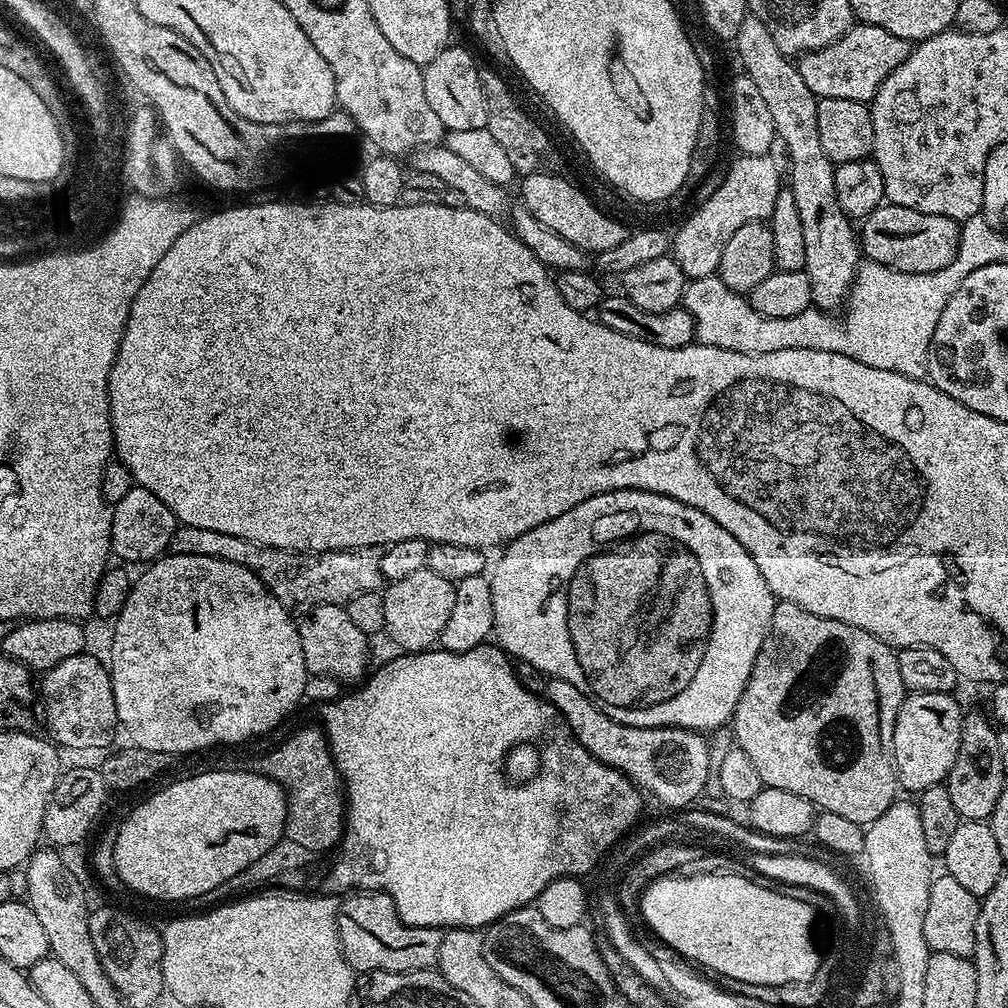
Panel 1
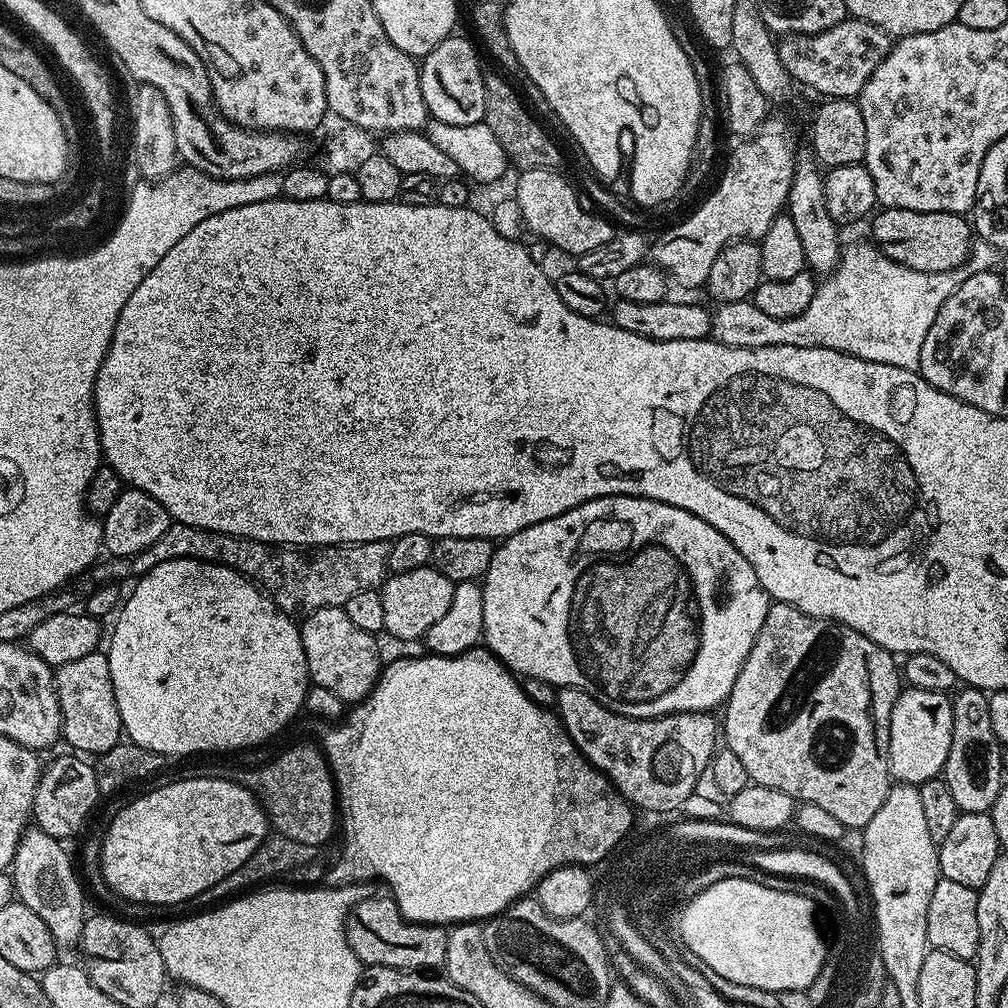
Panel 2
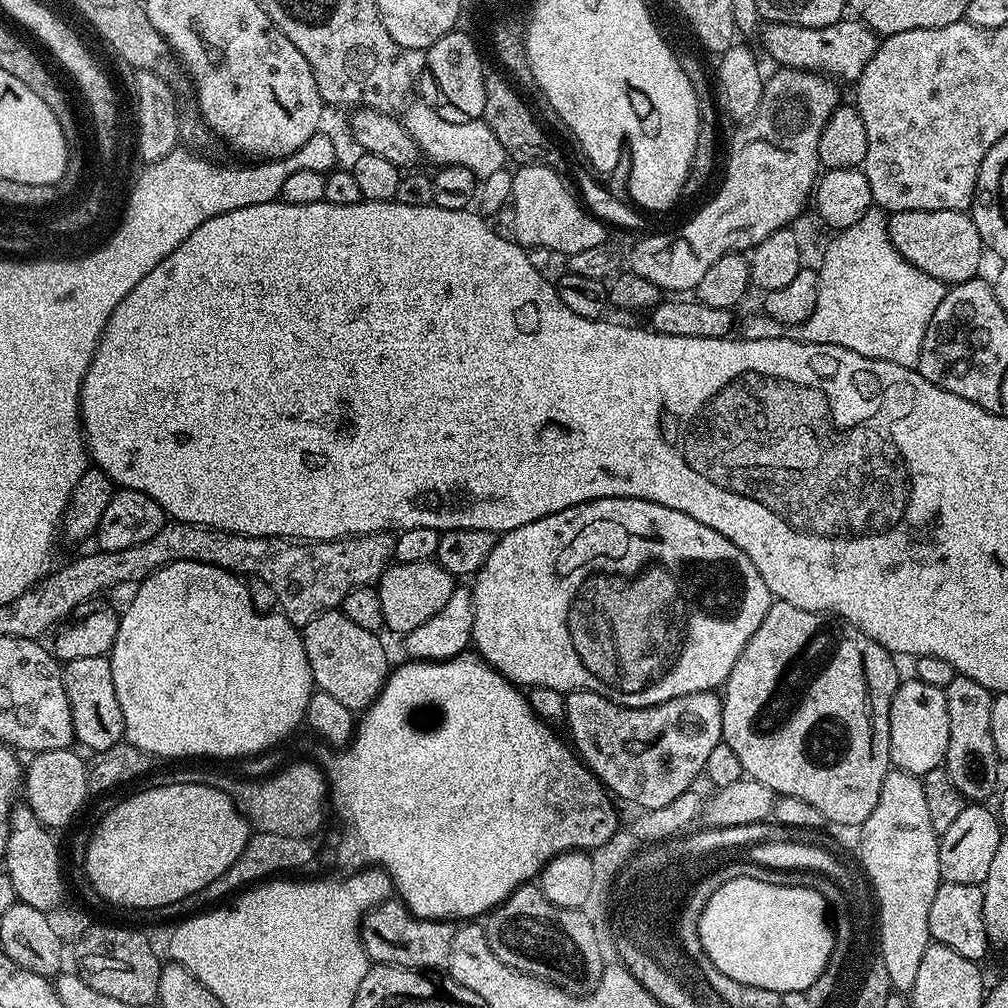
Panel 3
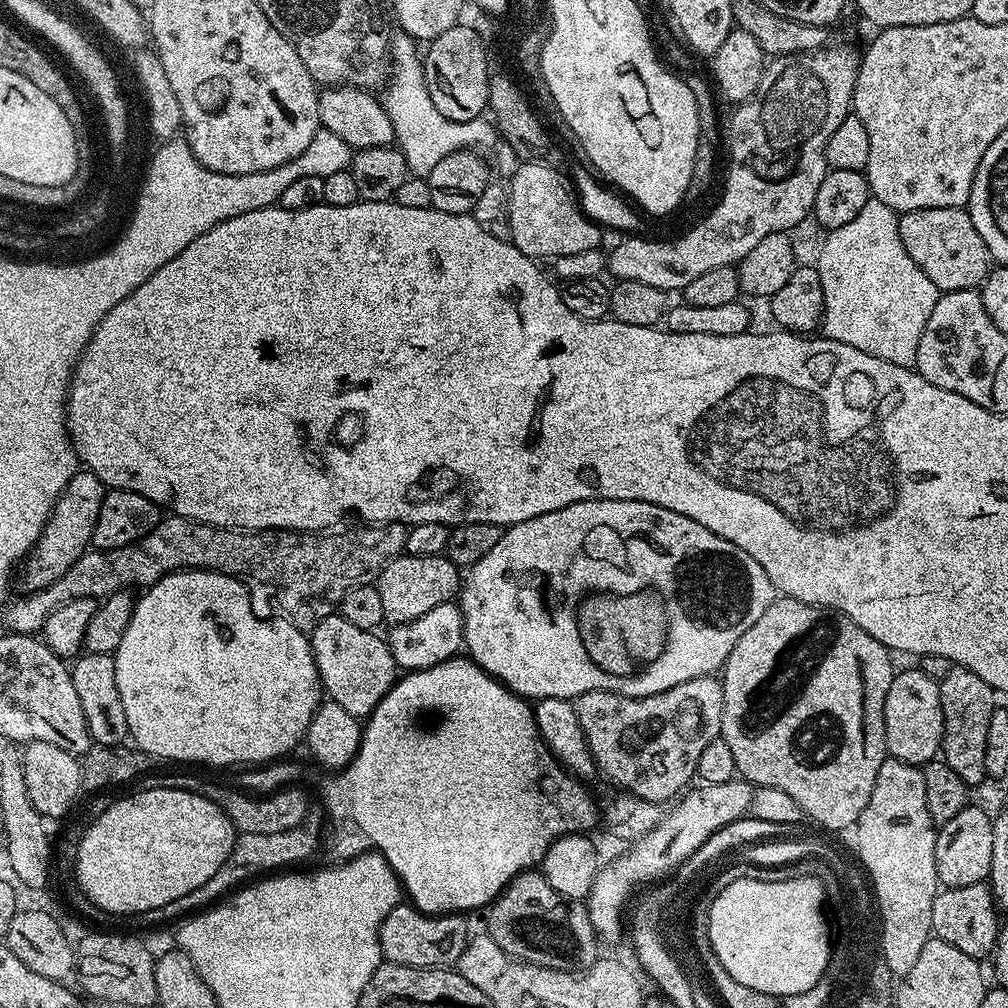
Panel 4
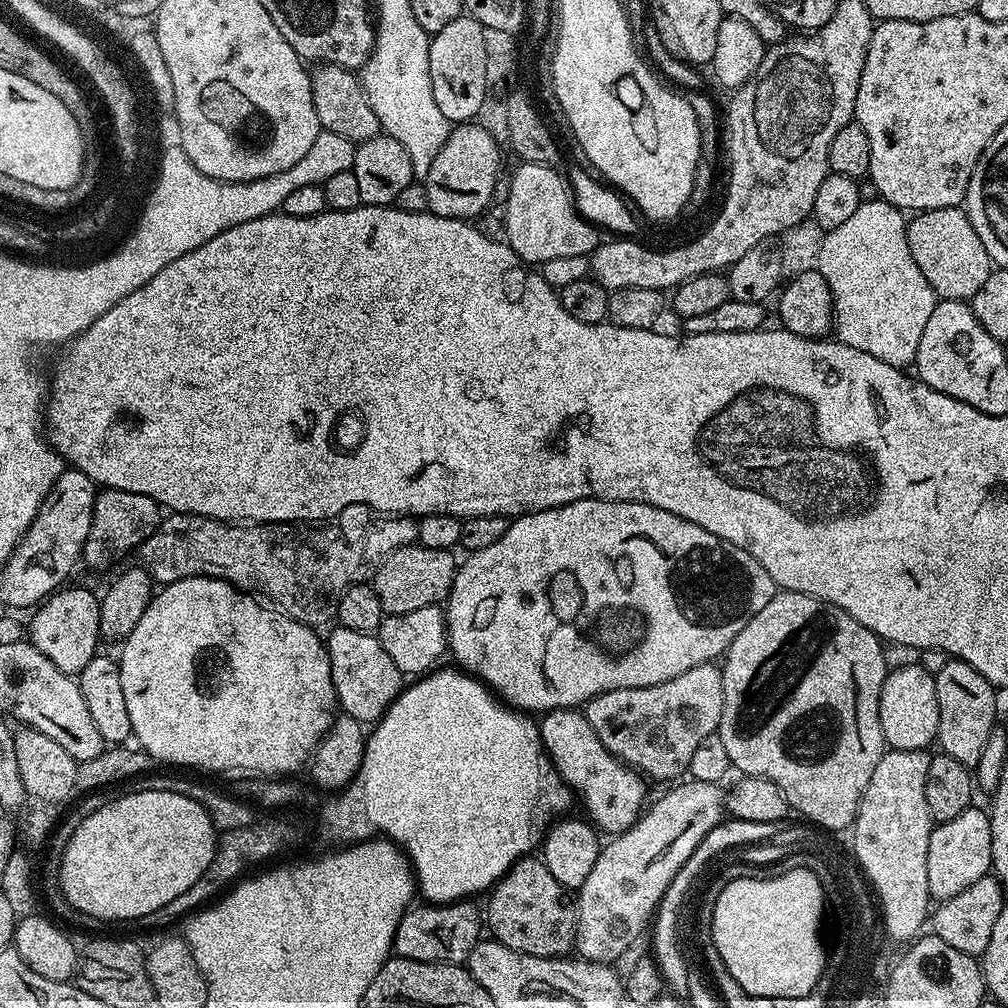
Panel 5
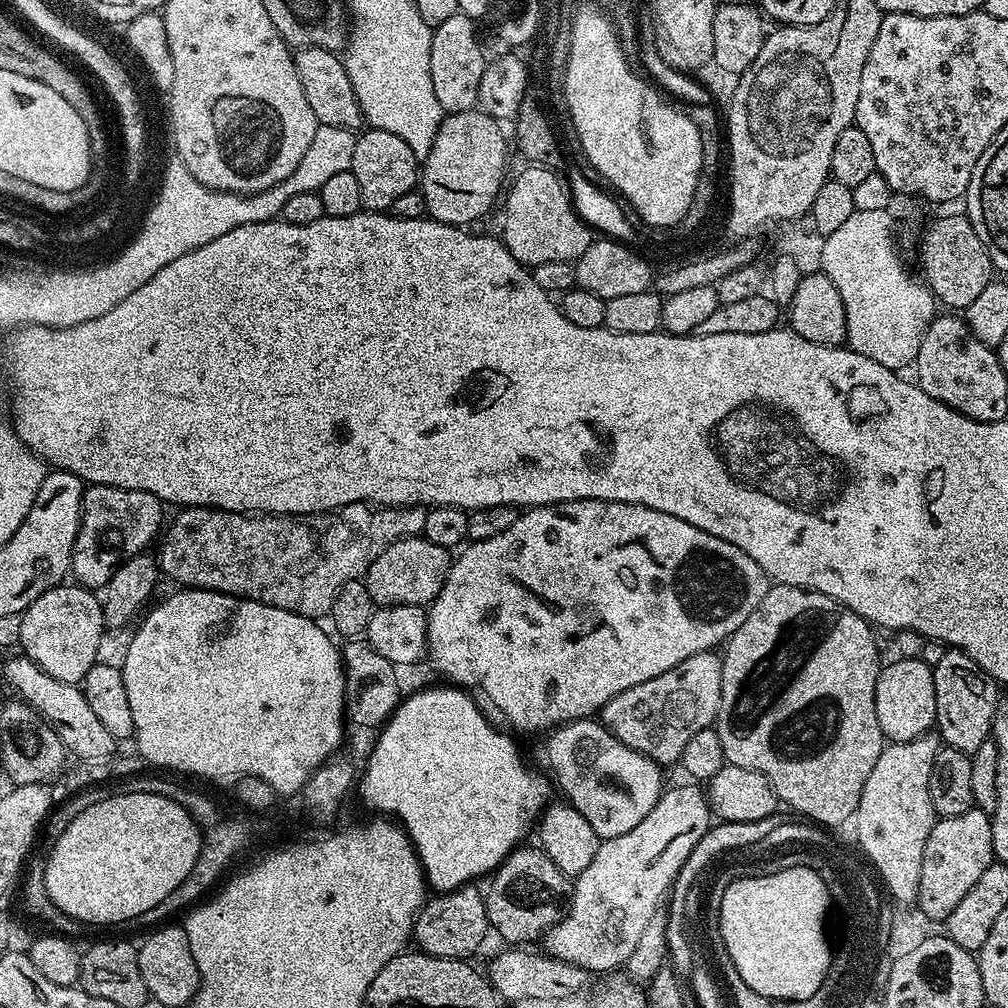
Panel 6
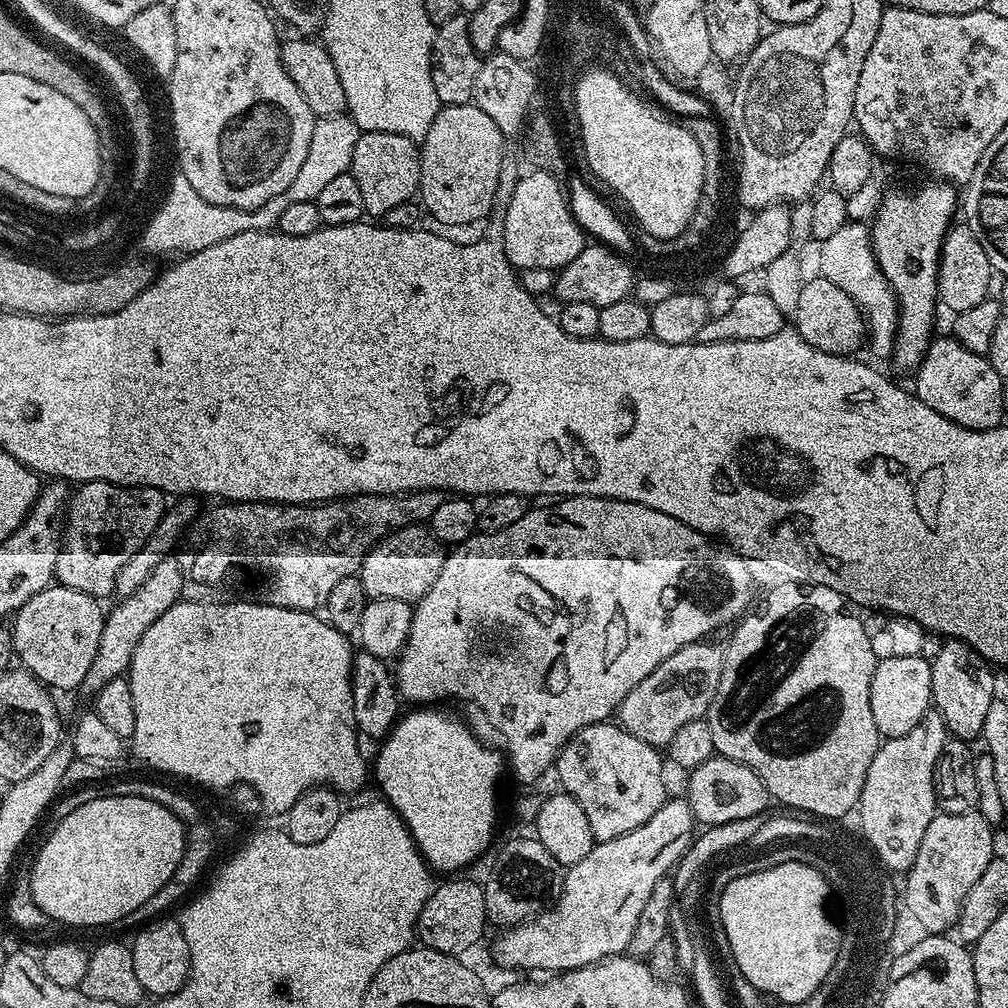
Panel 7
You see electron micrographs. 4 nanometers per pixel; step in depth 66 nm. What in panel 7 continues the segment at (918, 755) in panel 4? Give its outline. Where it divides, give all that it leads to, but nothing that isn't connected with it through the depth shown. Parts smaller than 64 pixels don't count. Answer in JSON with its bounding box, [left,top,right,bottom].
[870,655,932,738]

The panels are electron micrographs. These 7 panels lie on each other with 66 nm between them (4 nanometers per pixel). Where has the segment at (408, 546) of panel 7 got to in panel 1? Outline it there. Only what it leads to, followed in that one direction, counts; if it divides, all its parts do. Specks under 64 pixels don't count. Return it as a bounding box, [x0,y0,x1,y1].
[383,568,456,653]

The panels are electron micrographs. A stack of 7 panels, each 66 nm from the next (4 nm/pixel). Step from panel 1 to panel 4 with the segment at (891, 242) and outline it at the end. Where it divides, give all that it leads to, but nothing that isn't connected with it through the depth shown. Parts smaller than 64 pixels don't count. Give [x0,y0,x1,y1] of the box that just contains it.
[899,208,990,294]

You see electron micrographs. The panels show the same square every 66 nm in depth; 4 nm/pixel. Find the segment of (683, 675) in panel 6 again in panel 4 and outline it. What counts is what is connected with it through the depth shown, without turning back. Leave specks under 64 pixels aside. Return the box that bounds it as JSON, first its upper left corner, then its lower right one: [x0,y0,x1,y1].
[574,675,724,804]

